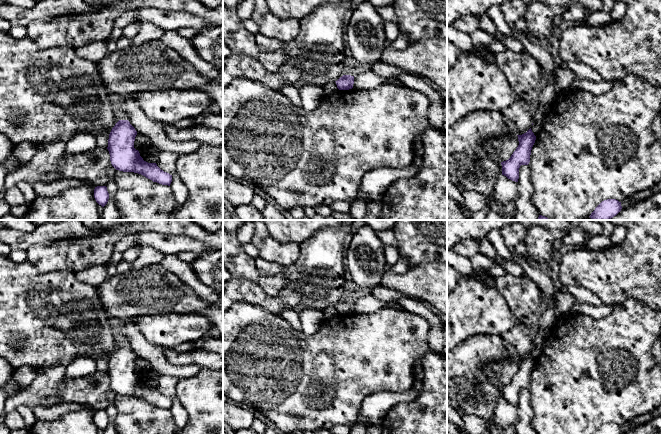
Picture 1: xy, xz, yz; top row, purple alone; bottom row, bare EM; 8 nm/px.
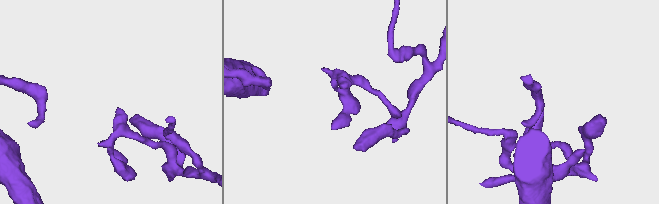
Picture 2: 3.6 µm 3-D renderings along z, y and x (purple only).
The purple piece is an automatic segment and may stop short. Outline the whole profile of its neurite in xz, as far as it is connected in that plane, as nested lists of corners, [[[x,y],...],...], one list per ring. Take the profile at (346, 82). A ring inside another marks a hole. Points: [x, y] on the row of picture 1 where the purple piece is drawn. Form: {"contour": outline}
{"contour": [[[343,75],[335,82],[339,90],[349,90],[353,88],[354,76]]]}

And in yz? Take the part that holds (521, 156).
{"contour": [[[531,128],[526,133],[517,136],[518,147],[508,160],[501,162],[502,175],[515,182],[518,182],[519,179],[520,166],[529,164],[531,150],[536,140]]]}

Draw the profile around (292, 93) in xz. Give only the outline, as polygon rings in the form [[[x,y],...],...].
[[[285,86],[281,89],[281,93],[284,94],[293,105],[300,106],[301,98],[299,89],[293,86]]]

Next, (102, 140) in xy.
[[[102,133],[96,137],[96,142],[98,146],[107,148],[108,147],[109,133]]]

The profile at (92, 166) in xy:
[[[98,146],[89,152],[63,155],[60,171],[42,175],[40,181],[50,183],[59,179],[77,179],[84,182],[92,181],[94,186],[106,186],[107,169],[112,166],[107,148]]]

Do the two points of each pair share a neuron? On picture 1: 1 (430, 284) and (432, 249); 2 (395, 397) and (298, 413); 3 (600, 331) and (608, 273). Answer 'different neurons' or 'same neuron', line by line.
1: different neurons
2: different neurons
3: different neurons

